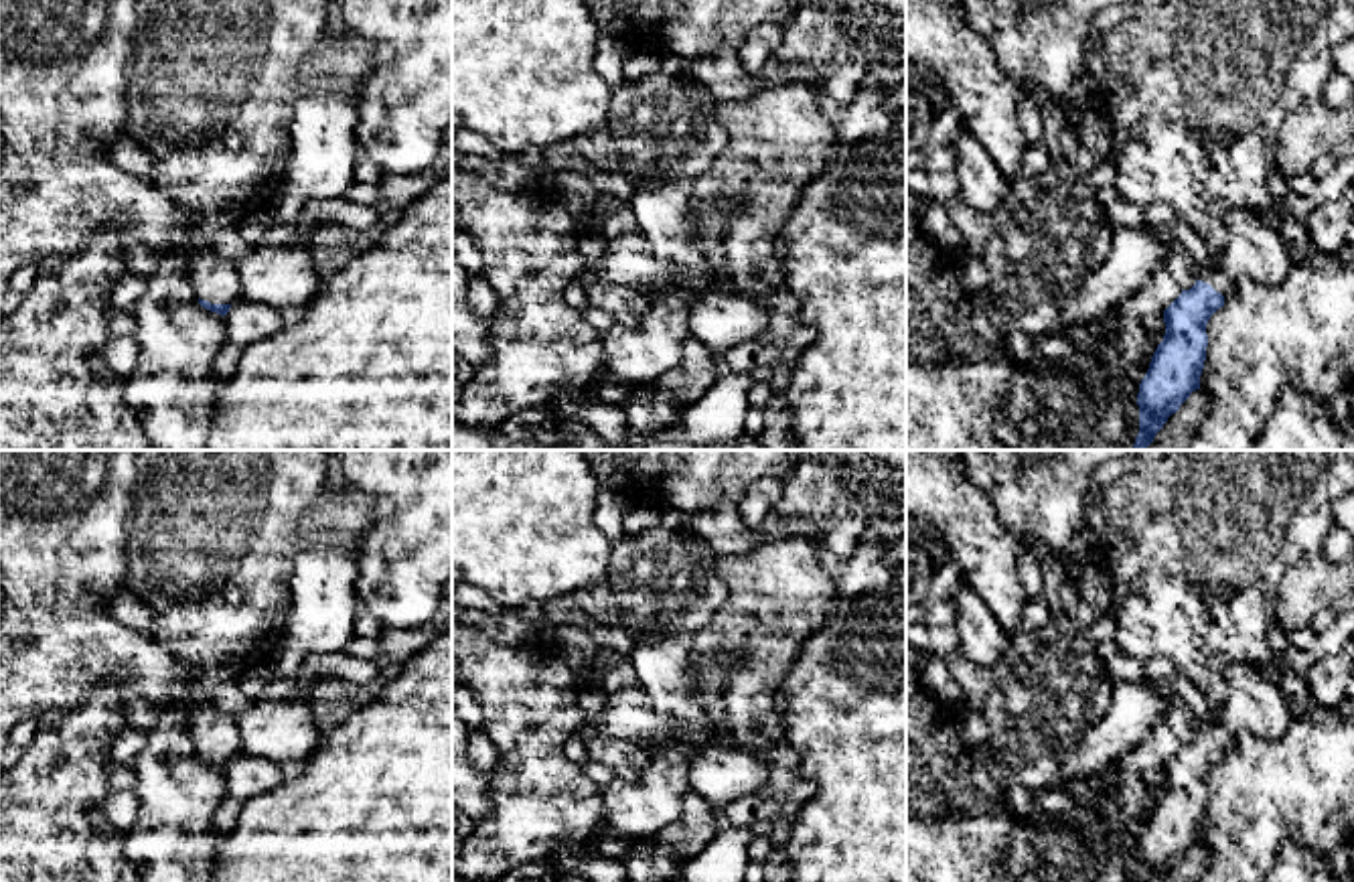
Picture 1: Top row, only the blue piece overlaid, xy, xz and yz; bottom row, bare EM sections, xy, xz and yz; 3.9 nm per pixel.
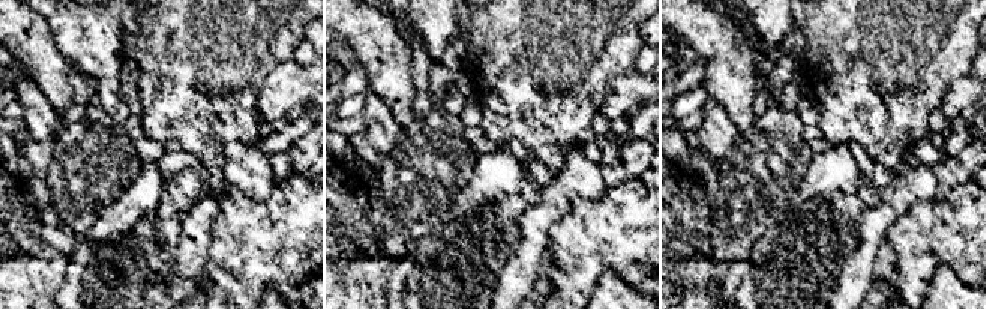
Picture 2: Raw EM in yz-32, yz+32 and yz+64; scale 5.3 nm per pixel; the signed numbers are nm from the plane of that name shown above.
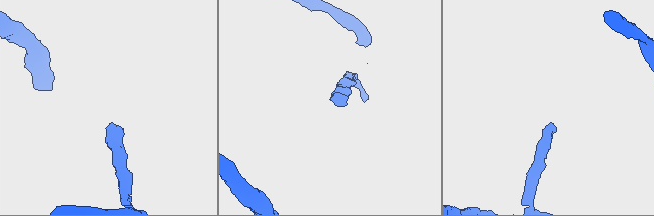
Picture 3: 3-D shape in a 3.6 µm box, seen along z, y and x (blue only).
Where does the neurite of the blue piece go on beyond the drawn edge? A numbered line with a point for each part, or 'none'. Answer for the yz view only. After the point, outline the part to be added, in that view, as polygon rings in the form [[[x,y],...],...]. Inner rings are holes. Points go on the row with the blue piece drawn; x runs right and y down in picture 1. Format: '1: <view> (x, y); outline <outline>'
1: yz (1255, 250); outline [[[1232,209],[1224,217],[1226,245],[1214,268],[1200,268],[1198,280],[1228,296],[1238,278],[1281,286],[1293,268],[1287,241],[1259,211]]]

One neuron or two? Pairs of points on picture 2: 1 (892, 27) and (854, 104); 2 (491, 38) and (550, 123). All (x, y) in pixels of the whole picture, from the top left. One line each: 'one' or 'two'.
1: one
2: one

